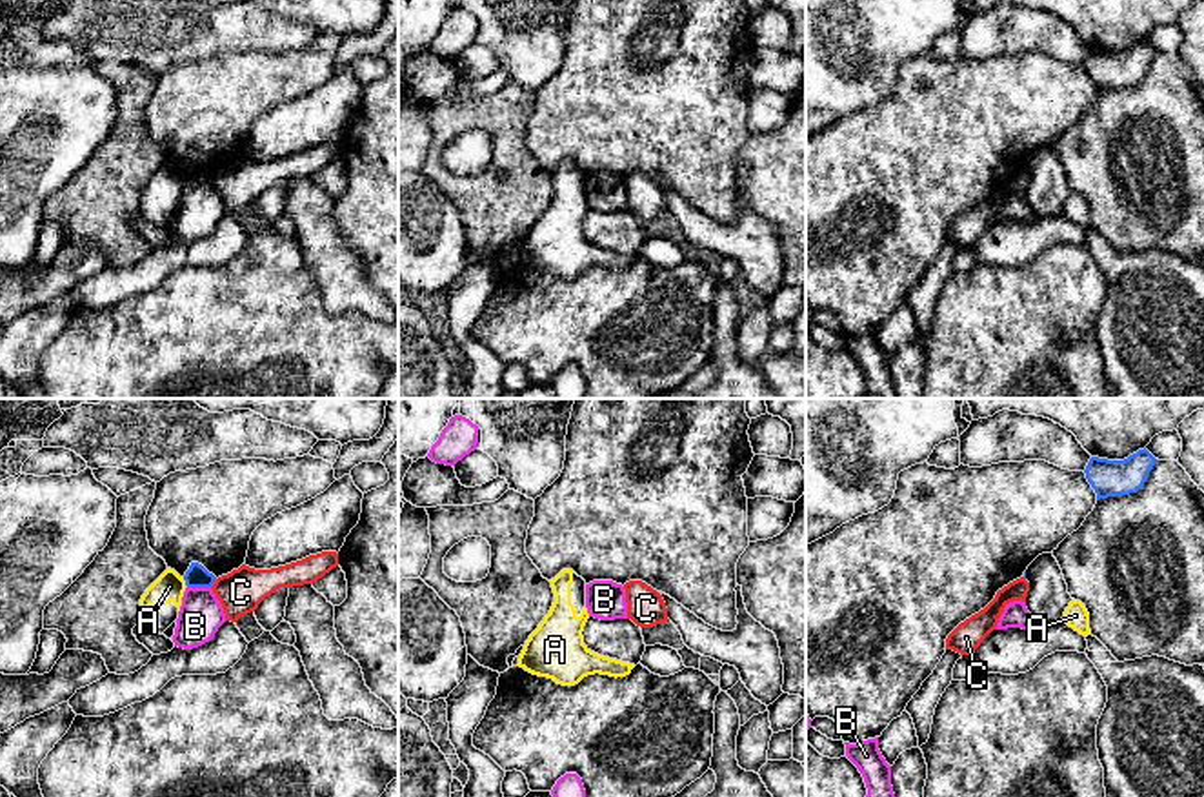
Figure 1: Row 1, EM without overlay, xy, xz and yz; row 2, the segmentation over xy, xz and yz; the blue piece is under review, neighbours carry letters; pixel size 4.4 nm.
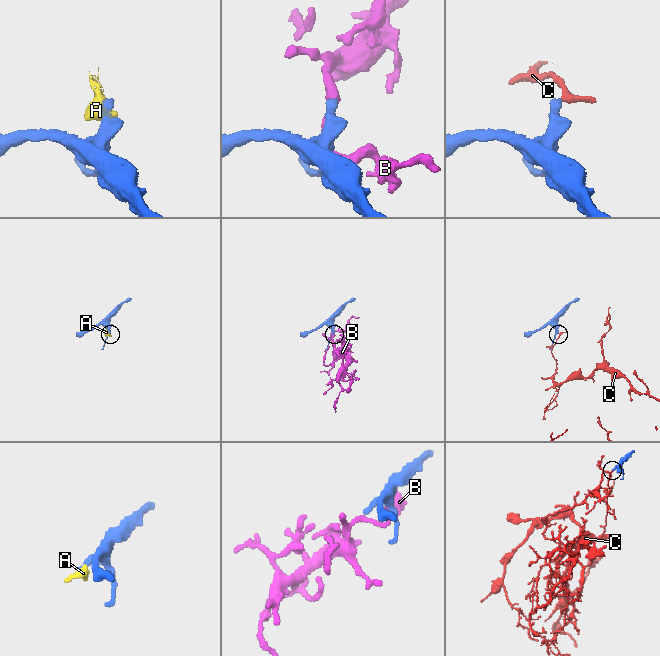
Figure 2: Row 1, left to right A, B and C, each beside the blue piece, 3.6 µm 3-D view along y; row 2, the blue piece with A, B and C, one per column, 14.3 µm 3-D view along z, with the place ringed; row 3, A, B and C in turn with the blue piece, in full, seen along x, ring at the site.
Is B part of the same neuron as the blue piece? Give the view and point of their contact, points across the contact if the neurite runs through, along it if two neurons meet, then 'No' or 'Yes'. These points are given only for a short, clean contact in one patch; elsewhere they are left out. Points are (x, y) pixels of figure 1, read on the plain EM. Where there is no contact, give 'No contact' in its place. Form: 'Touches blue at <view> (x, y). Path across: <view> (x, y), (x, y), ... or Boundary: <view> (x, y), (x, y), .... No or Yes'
Touches blue at xy (199, 179). Boundary: xy (188, 179), (210, 181). No

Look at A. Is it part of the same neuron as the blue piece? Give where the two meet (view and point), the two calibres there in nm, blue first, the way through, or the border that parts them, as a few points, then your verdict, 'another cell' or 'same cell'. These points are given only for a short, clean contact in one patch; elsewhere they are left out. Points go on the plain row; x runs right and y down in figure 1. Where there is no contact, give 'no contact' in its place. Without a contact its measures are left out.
contact xy (186, 175); calibres 100 and 140 nm; border xy (182, 170), (188, 179); another cell

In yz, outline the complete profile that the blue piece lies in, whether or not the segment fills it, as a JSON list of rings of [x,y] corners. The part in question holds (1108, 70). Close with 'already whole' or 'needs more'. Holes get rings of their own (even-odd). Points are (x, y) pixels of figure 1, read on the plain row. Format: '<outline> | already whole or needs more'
[[[1144,40],[1124,53],[1091,49],[1084,66],[1097,93],[1137,86],[1148,73],[1157,51]]] | already whole

